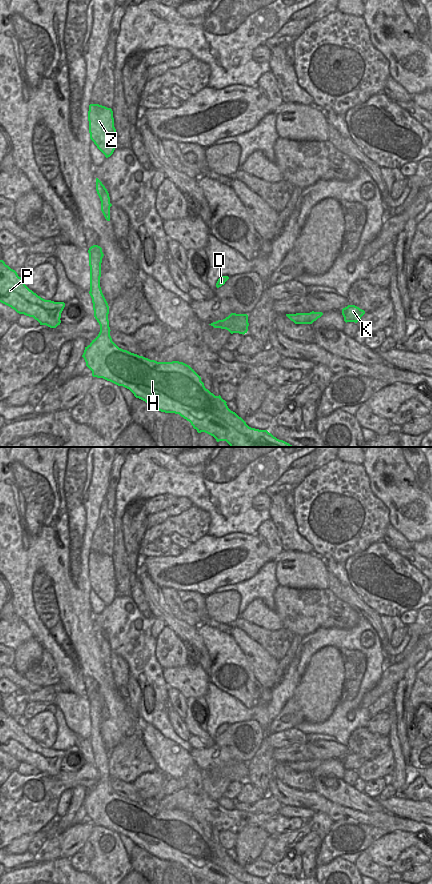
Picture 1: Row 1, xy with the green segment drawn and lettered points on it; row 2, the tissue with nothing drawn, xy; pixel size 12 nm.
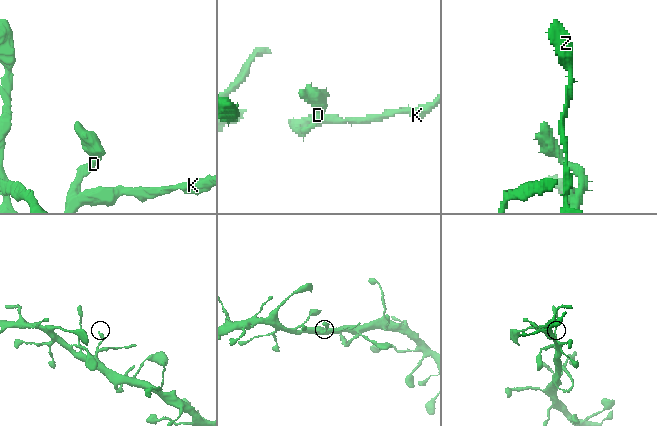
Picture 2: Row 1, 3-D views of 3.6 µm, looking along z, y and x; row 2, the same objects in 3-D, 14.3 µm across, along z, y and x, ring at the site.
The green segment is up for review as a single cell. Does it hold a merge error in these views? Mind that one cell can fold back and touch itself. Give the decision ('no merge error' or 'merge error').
no merge error

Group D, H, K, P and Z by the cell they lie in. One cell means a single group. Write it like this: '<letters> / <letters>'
D H K P Z

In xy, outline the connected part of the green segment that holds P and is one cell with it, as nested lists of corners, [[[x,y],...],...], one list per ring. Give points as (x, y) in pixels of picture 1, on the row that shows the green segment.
[[[0,260],[0,302],[50,328],[60,325],[65,307],[64,302],[45,300],[30,290],[3,260]]]

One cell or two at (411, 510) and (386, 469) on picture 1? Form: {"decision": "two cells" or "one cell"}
{"decision": "one cell"}

